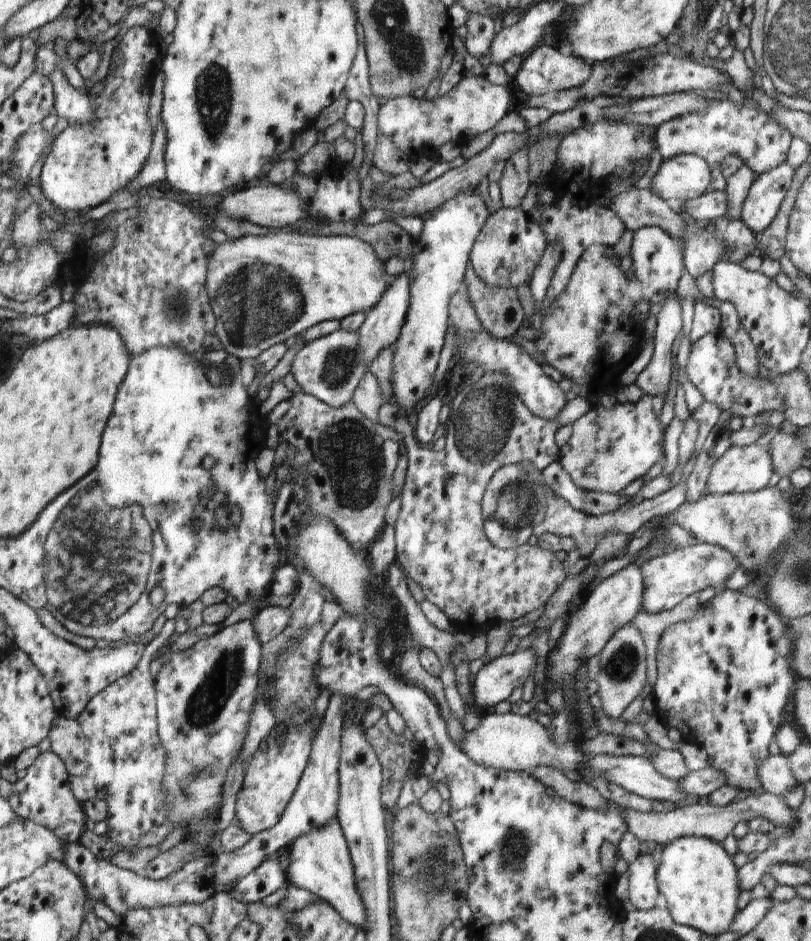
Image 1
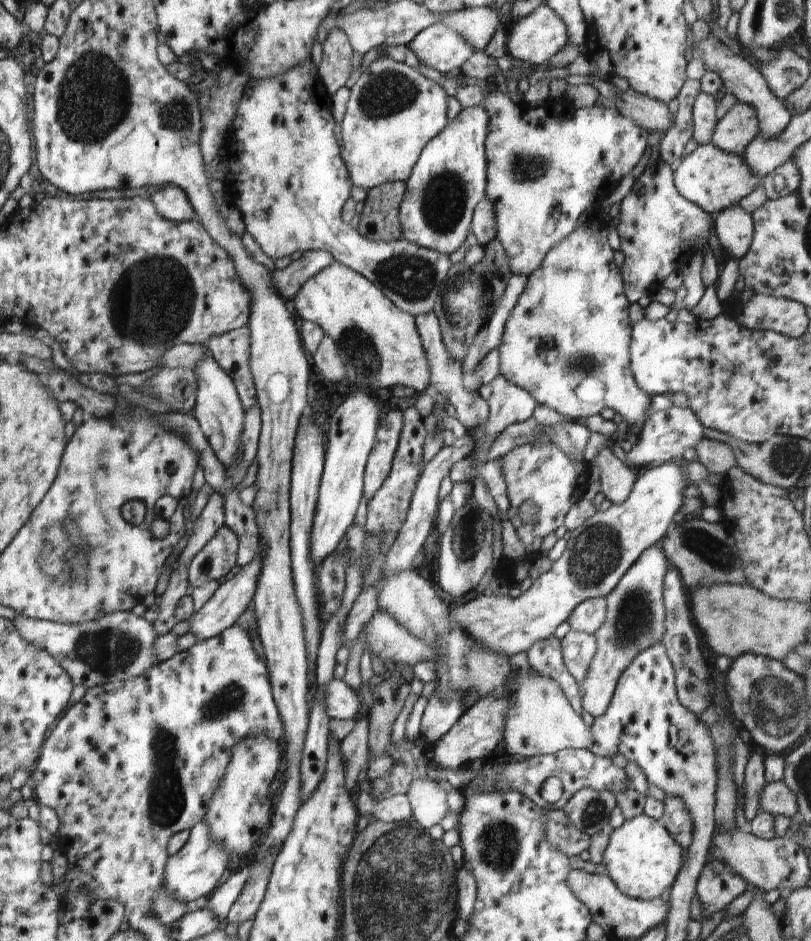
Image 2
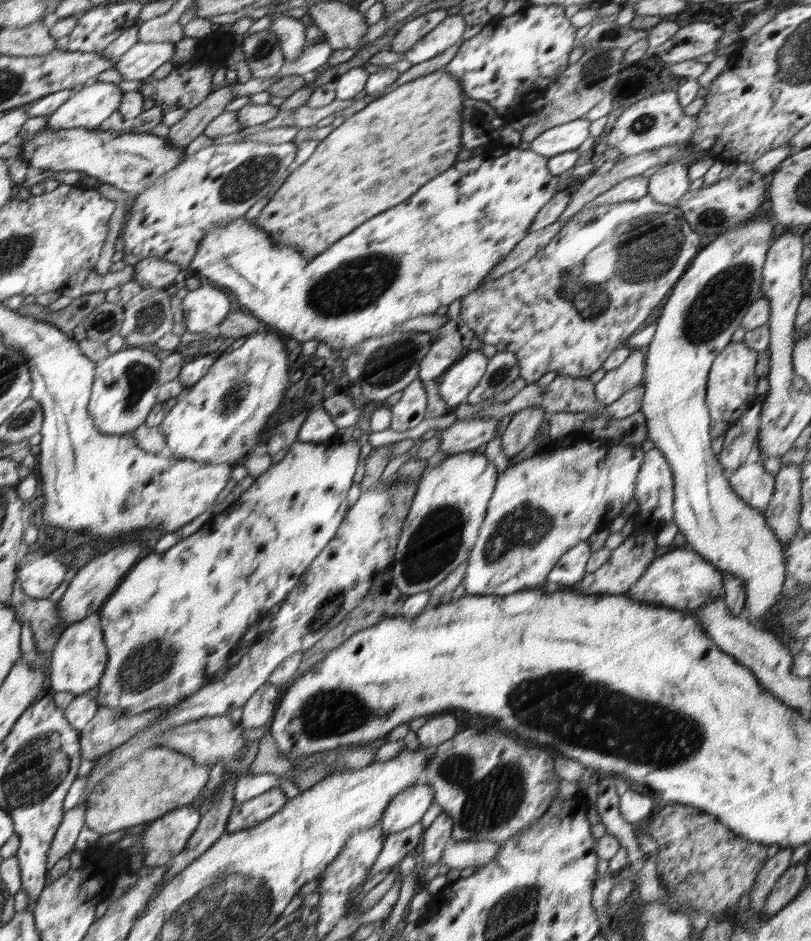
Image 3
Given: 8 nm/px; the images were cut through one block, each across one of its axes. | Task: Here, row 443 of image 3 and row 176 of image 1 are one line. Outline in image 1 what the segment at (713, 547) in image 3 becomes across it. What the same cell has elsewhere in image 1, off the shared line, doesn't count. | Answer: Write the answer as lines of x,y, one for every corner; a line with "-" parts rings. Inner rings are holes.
679,154
661,162
650,189
664,200
690,200
710,190
710,168
695,154

